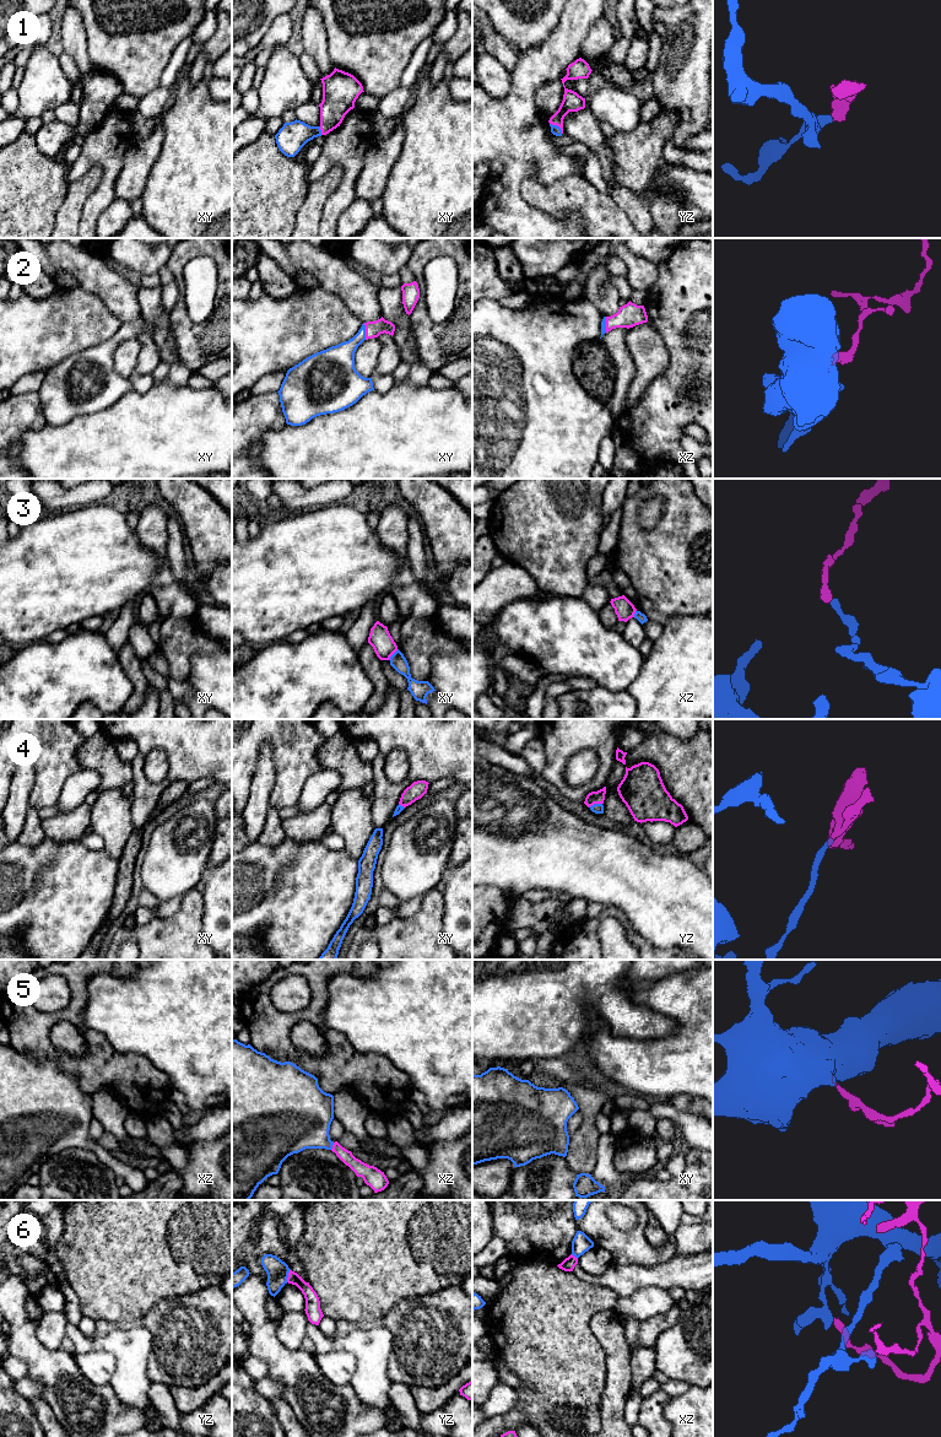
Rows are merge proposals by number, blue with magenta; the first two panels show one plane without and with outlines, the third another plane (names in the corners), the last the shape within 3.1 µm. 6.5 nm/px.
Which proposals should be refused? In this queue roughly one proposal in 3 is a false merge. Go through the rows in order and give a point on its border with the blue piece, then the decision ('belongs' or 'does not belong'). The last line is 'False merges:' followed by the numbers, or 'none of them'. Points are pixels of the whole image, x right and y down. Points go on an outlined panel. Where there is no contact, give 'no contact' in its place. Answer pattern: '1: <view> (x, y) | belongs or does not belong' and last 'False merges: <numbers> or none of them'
1: yz (557, 127) | belongs
2: xy (364, 331) | belongs
3: xy (393, 654) | does not belong
4: yz (595, 804) | belongs
5: xz (331, 1146) | belongs
6: yz (287, 1275) | does not belong
False merges: 3, 6

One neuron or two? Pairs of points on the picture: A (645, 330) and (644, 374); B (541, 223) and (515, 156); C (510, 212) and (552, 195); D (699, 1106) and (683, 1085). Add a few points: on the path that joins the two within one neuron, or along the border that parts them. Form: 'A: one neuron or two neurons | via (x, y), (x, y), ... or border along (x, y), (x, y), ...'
A: one neuron | via (645, 341), (645, 363)
B: one neuron | via (524, 210), (513, 199), (513, 173)
C: two neurons | border along (525, 177), (520, 195), (555, 217)
D: two neurons | border along (699, 1096), (674, 1095), (665, 1100)

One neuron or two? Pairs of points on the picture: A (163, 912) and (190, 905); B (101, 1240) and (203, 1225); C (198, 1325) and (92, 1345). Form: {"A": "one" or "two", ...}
{"A": "two", "B": "one", "C": "two"}

